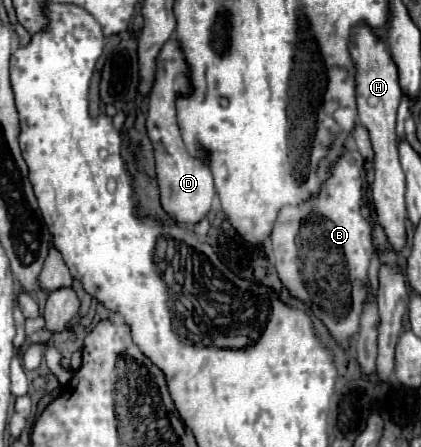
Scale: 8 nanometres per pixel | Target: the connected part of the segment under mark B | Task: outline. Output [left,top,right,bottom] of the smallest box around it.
[269,151,373,347]

